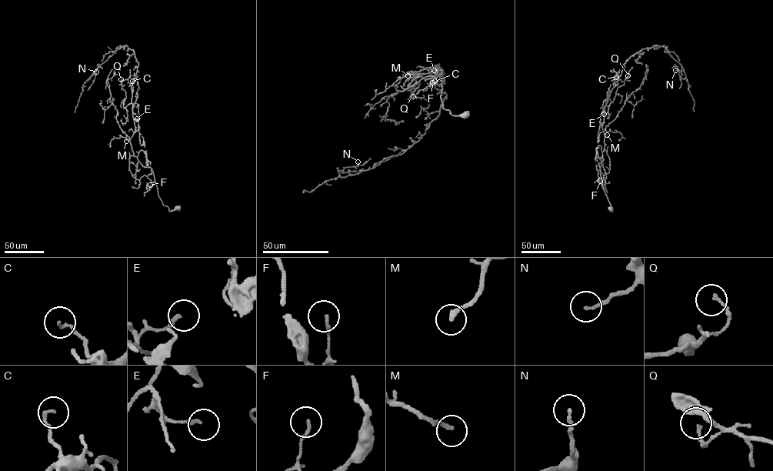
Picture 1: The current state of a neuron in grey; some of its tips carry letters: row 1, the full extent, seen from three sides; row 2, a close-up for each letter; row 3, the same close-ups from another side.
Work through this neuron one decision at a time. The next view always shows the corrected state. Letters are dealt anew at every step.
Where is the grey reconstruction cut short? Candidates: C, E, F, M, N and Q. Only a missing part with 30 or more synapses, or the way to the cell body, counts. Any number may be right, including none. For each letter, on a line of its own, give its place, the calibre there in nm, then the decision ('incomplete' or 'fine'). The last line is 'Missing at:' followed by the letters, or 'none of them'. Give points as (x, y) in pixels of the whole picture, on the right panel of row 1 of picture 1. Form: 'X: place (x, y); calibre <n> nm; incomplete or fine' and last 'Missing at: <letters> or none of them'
C: place (616, 77); calibre 130 nm; fine
E: place (604, 114); calibre 150 nm; fine
F: place (600, 181); calibre 130 nm; fine
M: place (607, 135); calibre 200 nm; fine
N: place (675, 70); calibre 150 nm; fine
Q: place (628, 75); calibre 150 nm; fine
Missing at: none of them

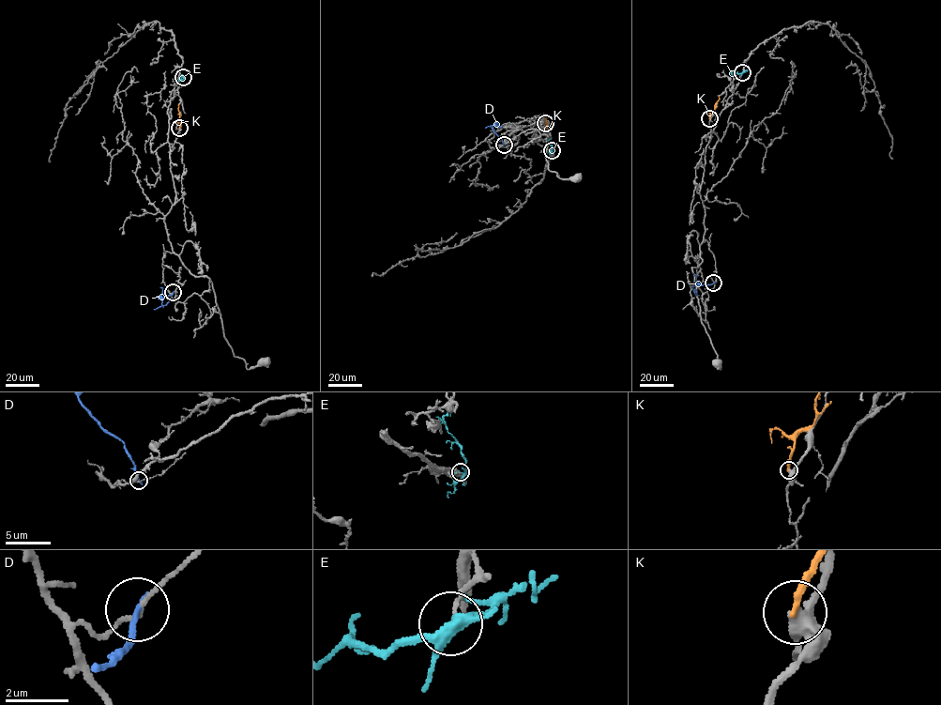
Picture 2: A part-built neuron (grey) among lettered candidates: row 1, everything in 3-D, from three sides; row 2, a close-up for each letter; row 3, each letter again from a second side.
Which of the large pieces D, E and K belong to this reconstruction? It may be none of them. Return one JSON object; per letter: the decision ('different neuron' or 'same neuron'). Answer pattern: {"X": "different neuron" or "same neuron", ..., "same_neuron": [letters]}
{"D": "different neuron", "E": "different neuron", "K": "different neuron", "same_neuron": []}

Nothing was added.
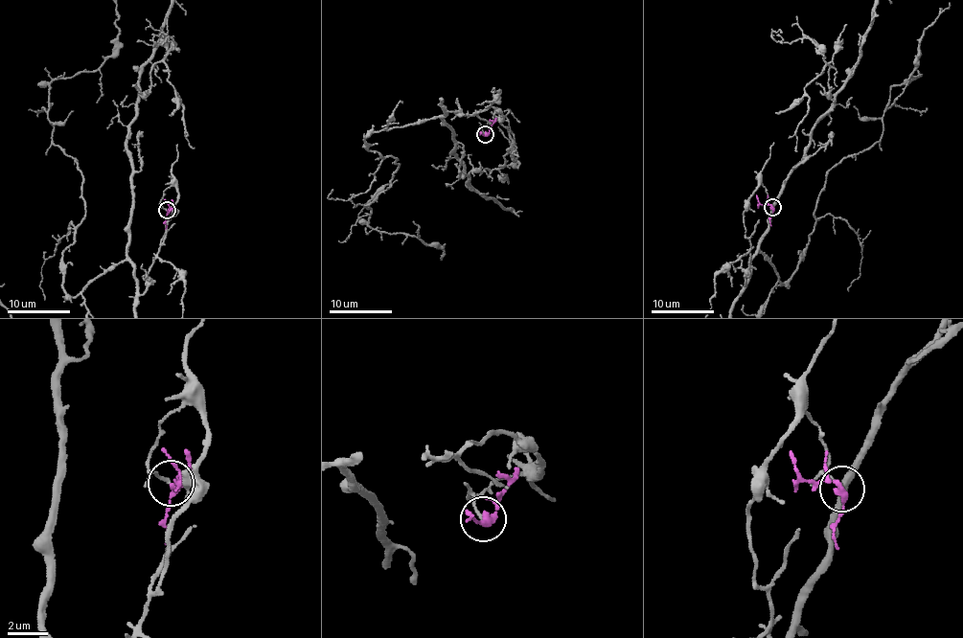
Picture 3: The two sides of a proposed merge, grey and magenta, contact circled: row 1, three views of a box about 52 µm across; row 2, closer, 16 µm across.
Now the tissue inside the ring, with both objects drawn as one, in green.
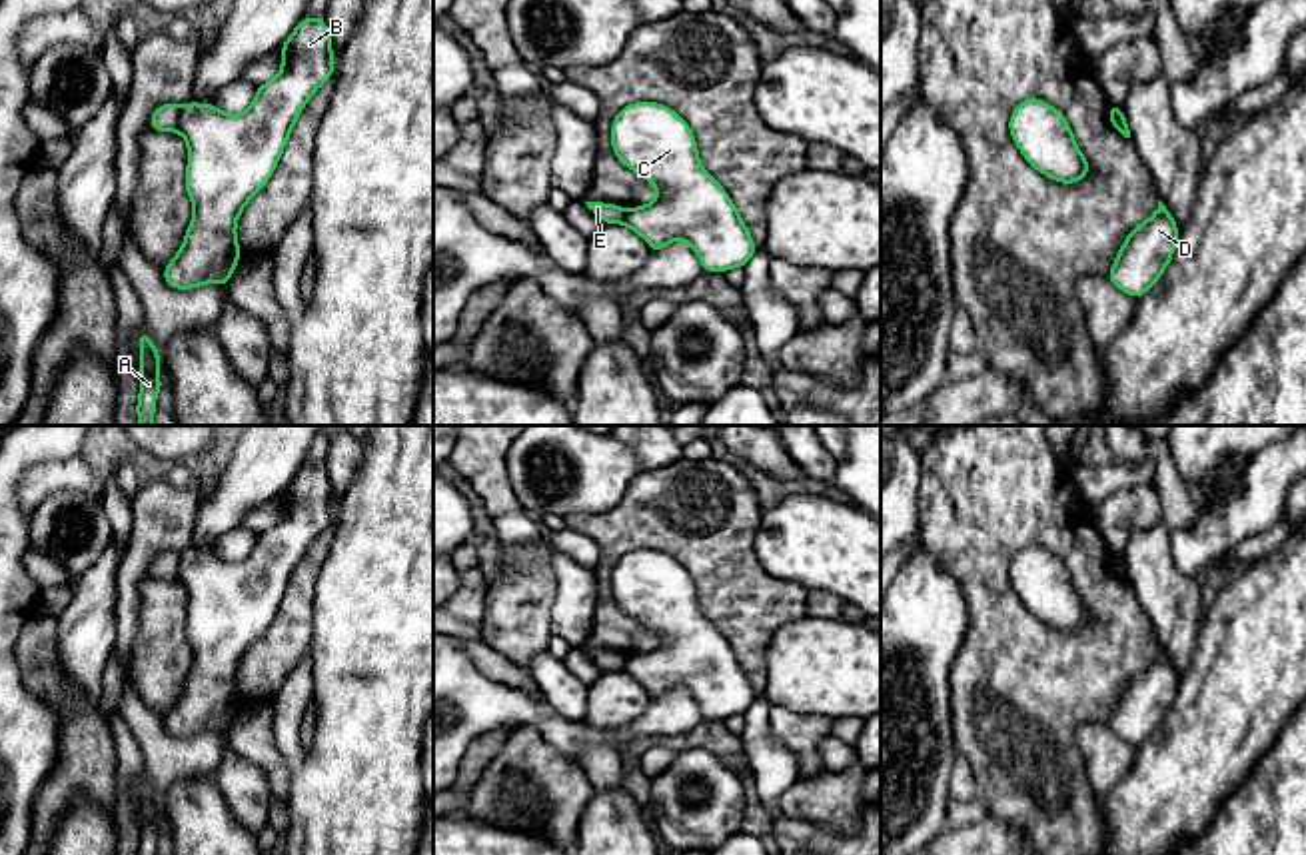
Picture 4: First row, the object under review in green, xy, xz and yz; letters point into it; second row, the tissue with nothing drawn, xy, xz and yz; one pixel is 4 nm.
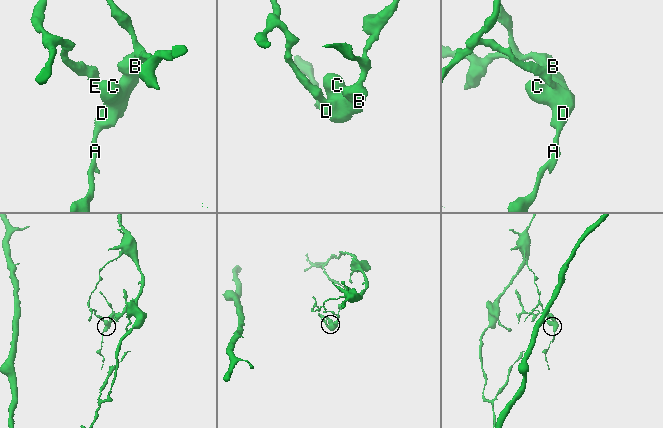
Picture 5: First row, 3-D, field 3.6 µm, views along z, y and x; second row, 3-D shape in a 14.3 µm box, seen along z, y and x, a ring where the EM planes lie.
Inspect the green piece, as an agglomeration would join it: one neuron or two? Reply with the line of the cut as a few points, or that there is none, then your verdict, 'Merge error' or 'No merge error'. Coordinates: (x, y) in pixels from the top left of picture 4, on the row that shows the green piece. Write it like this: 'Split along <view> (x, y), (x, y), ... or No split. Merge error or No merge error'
Split along xy (180, 106), (174, 130). Merge error

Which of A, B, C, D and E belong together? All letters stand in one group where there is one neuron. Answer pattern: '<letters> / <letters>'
A B C D / E

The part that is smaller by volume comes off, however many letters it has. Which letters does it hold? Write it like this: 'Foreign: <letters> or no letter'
Foreign: A, B, C, D

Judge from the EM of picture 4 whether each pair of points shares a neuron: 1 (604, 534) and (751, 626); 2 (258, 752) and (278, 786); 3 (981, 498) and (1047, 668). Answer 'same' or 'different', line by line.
1: same
2: same
3: same

